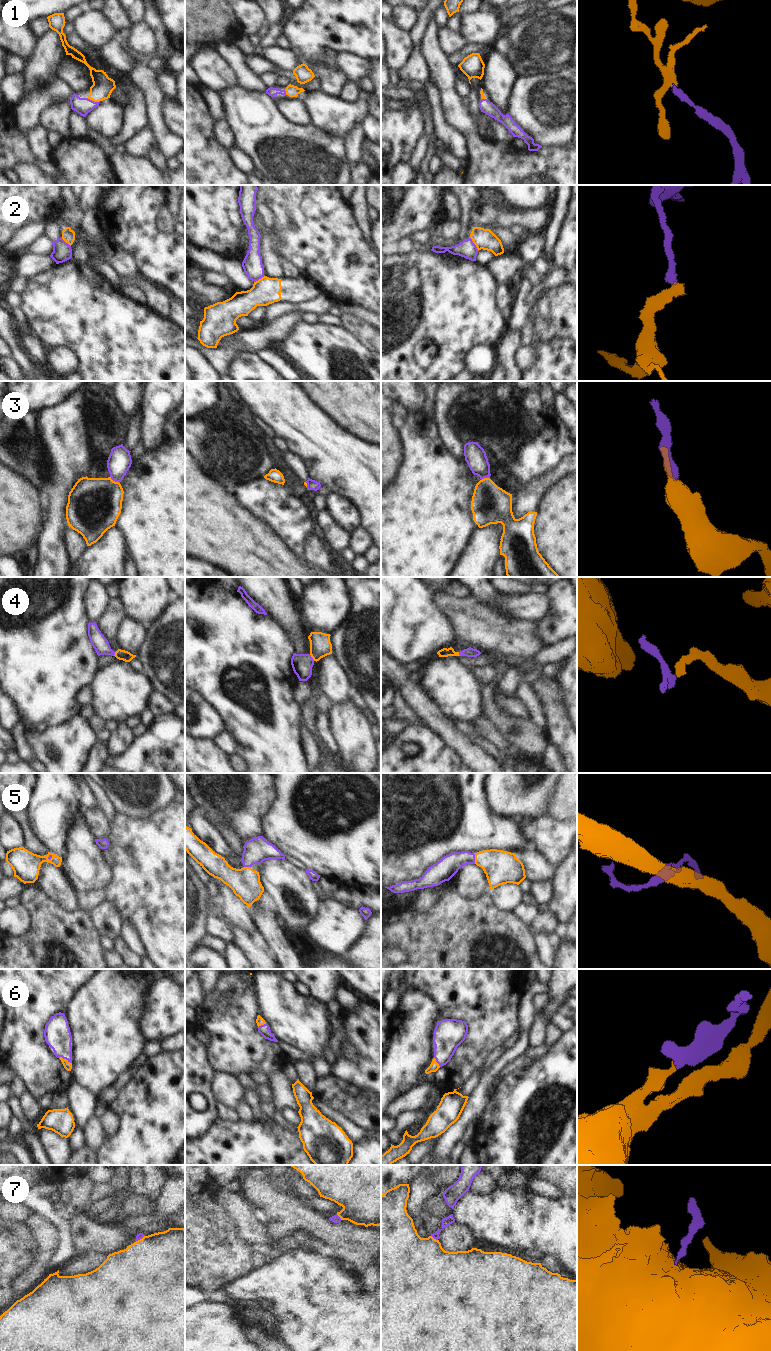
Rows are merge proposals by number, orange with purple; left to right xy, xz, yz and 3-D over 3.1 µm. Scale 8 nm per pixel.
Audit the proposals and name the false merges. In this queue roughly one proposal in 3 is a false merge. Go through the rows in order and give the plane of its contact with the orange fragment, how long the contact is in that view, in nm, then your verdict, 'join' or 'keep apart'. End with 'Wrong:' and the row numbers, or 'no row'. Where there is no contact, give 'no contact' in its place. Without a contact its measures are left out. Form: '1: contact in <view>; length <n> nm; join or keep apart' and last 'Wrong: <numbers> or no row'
1: contact in xy; length 100 nm; join
2: contact in yz; length 130 nm; keep apart
3: contact in xy; length 100 nm; join
4: contact in xz; length 70 nm; join
5: contact in yz; length 80 nm; join
6: contact in xy; length 120 nm; join
7: contact in yz; length 70 nm; join
Wrong: 2

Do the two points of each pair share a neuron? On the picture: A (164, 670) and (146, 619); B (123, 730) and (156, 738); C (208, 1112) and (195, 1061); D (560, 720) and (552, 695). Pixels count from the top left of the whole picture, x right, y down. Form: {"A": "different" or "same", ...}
{"A": "different", "B": "different", "C": "same", "D": "same"}

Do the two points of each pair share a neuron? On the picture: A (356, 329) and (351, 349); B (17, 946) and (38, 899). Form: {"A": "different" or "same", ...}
{"A": "different", "B": "same"}

